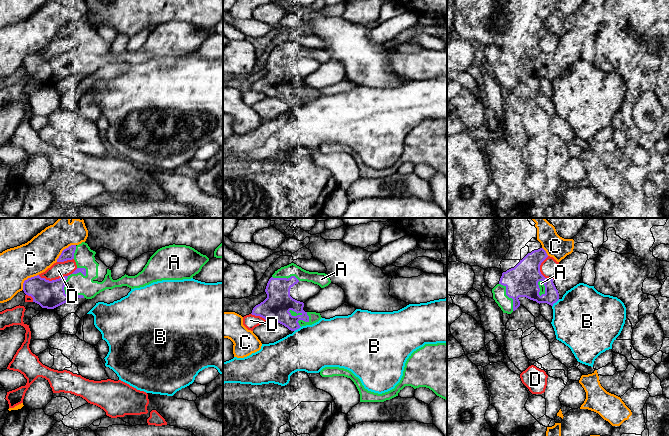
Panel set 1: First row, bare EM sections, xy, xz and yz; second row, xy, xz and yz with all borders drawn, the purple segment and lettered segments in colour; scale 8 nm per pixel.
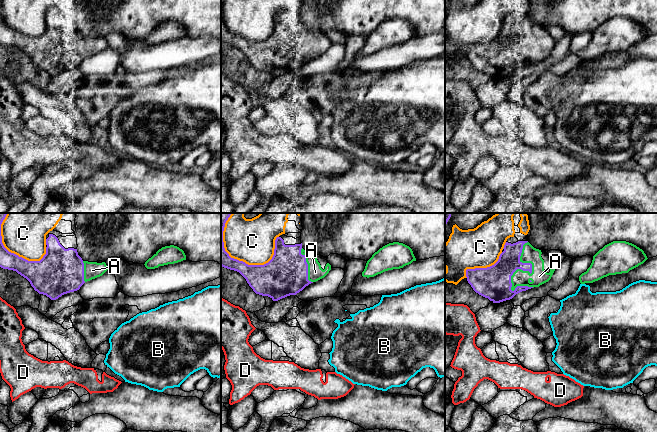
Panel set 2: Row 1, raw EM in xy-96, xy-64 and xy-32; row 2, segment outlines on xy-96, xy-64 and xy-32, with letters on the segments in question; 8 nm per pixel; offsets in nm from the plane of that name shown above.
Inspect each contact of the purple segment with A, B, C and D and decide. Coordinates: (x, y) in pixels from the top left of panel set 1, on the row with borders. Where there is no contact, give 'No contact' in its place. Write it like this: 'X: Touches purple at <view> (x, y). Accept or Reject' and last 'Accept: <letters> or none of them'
A: Touches purple at xy (66, 279). Accept
B: Touches purple at yz (555, 302). Reject
C: Touches purple at xy (63, 250). Reject
D: Touches purple at xy (57, 279). Reject
Accept: A

